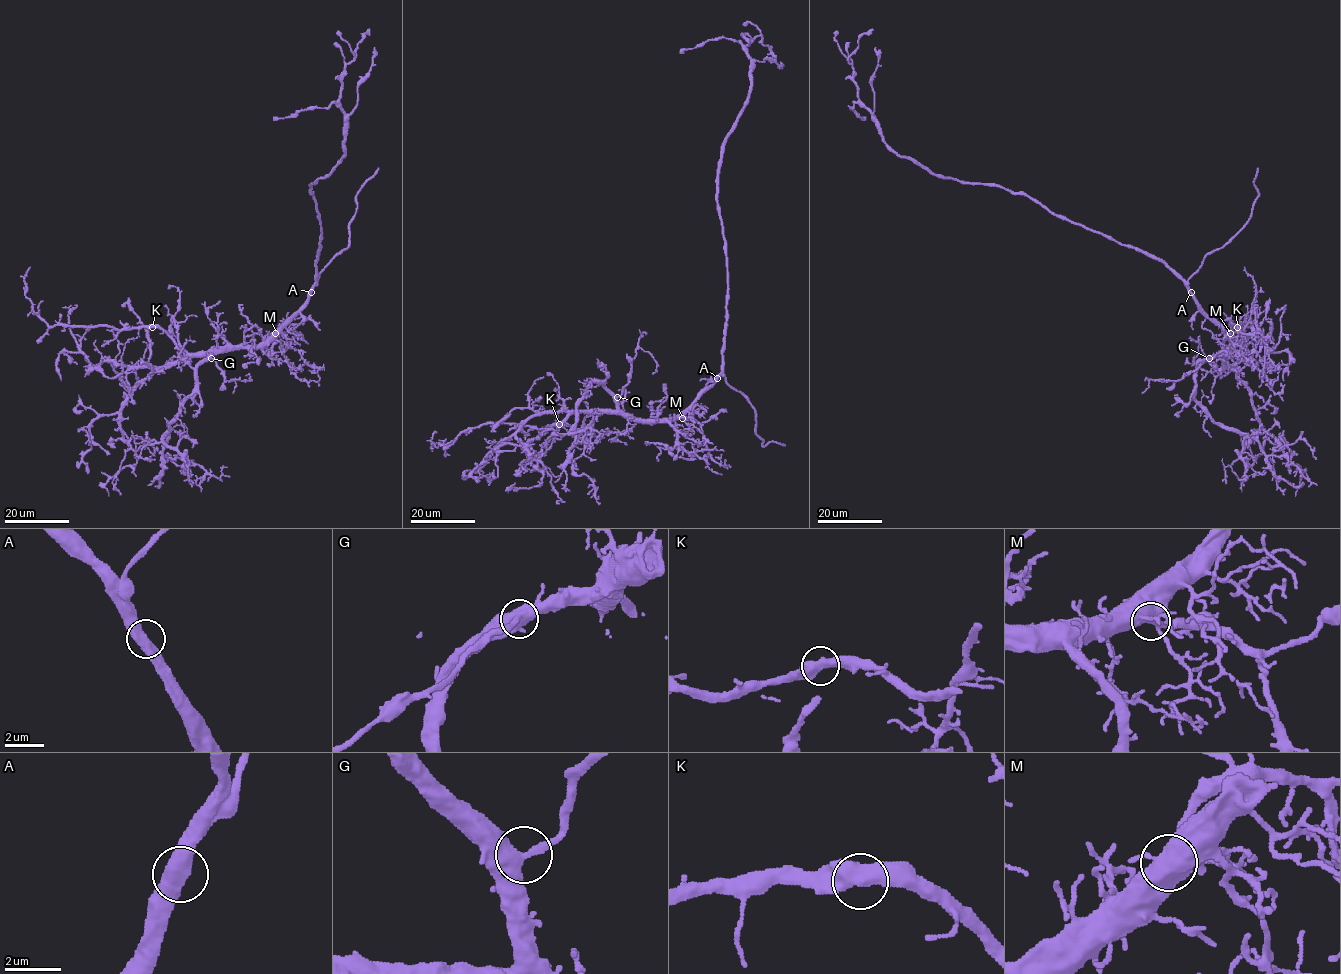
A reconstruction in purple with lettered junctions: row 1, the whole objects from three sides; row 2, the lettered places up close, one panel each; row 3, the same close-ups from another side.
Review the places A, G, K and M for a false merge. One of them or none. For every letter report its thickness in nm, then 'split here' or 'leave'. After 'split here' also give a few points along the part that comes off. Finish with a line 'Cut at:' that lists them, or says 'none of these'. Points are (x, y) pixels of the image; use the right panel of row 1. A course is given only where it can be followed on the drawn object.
A: calibre 550 nm; leave
G: calibre 550 nm; leave
K: calibre 550 nm; leave
M: calibre 550 nm; leave
Cut at: none of these

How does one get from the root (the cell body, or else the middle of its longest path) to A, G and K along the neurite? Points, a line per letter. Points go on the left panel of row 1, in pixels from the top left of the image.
A: (317, 257), (316, 282), (311, 292)
G: (317, 257), (316, 282), (308, 300), (297, 312), (258, 345), (233, 345), (213, 353), (211, 358)
K: (317, 257), (316, 282), (308, 300), (258, 345), (225, 345), (187, 357), (164, 332), (152, 327)

